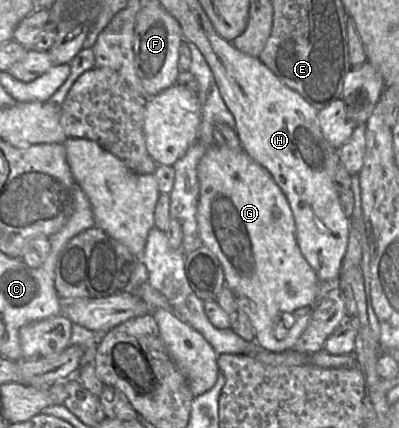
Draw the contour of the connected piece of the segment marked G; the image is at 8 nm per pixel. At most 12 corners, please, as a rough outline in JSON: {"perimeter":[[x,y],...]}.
{"perimeter":[[202,156],[200,240],[256,343],[291,350],[324,285],[271,174]]}

